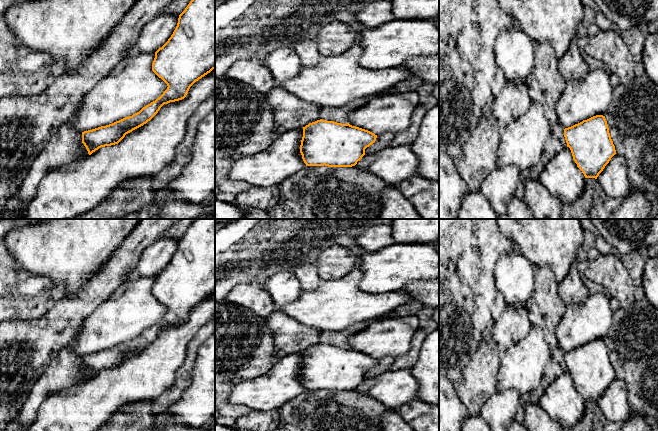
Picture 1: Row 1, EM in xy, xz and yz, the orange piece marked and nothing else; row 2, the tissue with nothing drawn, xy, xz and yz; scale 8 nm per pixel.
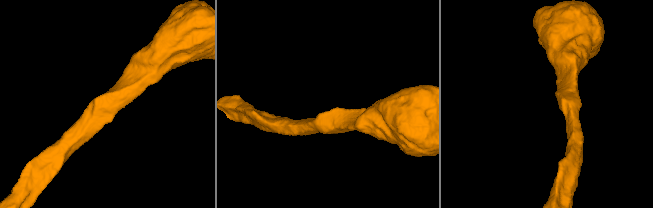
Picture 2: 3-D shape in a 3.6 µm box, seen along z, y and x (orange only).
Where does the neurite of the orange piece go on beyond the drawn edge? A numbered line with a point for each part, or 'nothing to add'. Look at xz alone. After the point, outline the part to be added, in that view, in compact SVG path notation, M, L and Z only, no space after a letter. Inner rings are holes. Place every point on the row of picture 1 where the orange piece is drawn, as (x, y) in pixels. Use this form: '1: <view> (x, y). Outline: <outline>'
nothing to add

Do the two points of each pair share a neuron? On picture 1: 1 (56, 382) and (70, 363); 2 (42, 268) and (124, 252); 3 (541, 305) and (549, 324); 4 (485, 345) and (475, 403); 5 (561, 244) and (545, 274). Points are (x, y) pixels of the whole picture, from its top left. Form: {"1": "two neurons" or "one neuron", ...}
{"1": "one neuron", "2": "two neurons", "3": "one neuron", "4": "one neuron", "5": "two neurons"}

